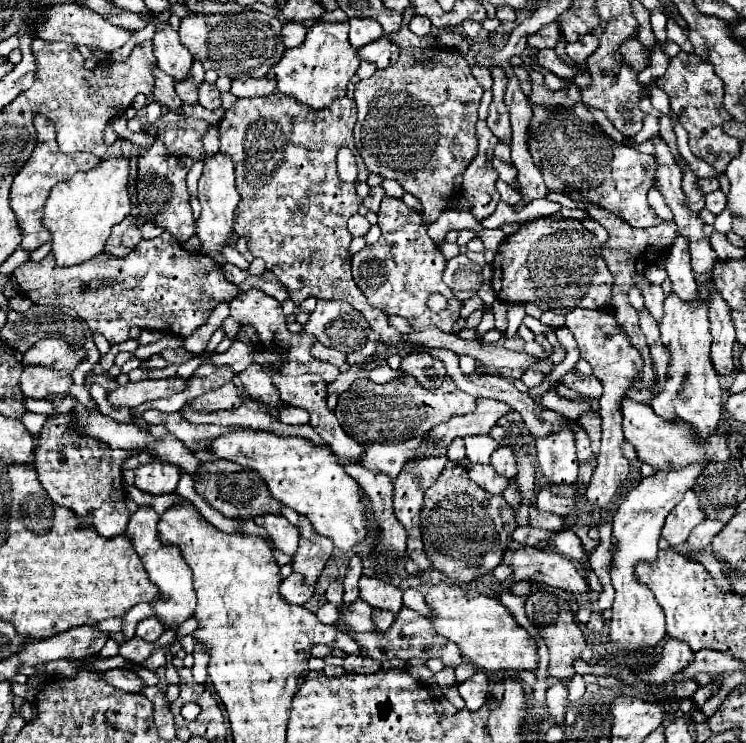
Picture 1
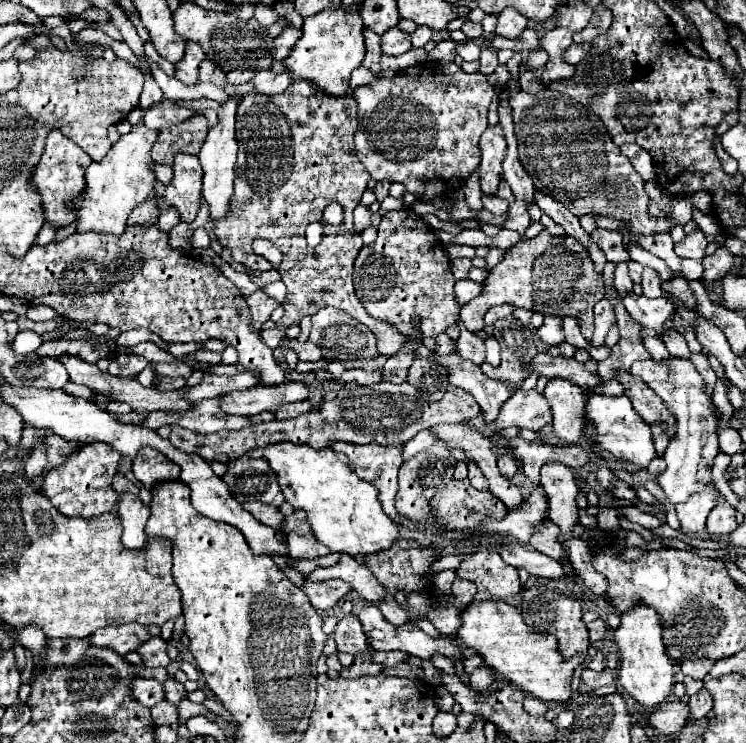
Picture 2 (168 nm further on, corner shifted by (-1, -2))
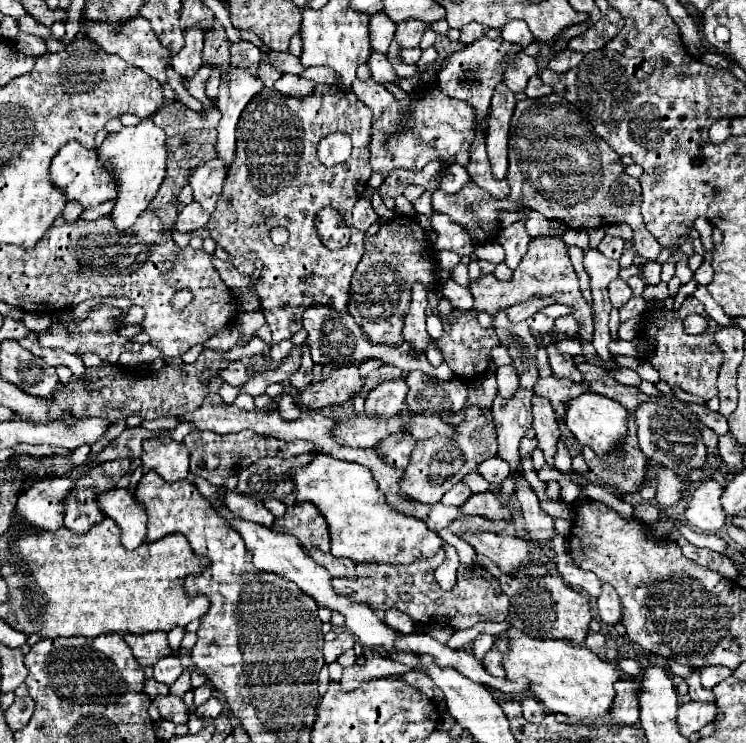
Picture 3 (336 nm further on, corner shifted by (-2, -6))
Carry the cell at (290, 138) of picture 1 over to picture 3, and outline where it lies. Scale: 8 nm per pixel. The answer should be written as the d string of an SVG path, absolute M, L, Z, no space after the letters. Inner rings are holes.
M316 84L314 94L308 94L308 98L292 98L292 96L284 96L284 94L276 92L276 90L264 88L260 94L256 94L256 98L252 98L252 102L248 102L248 106L244 108L244 114L242 114L240 120L238 120L236 158L234 158L234 162L232 162L232 166L230 166L230 170L228 170L228 176L226 176L226 182L224 182L224 190L222 190L222 194L220 194L220 198L218 198L218 206L216 206L216 210L212 212L212 216L210 216L208 224L206 224L206 228L208 228L210 236L212 236L212 240L214 240L218 246L222 246L230 256L236 258L236 256L242 256L242 254L246 254L246 252L254 252L256 258L262 262L262 270L260 270L256 294L258 294L258 298L260 298L260 304L262 304L262 312L264 312L264 316L266 316L266 322L268 322L270 328L272 328L272 344L278 344L280 340L290 340L290 338L302 328L302 314L304 314L304 310L310 308L310 306L314 306L314 304L330 306L330 308L334 308L334 310L338 310L338 312L342 312L342 314L348 312L350 280L352 280L354 268L356 268L356 264L360 262L362 252L364 252L364 232L360 232L360 230L356 230L354 226L350 226L350 216L352 216L350 212L352 212L352 206L362 198L362 194L364 194L364 190L366 190L366 186L368 186L368 180L370 180L370 162L368 162L368 158L370 158L370 152L368 152L370 122L372 122L372 110L368 110L368 106L364 106L364 104L358 102L358 100L350 100L350 98L348 98L344 92L340 92L336 86L328 86L328 84ZM338 130L340 130L340 132L346 132L346 134L354 134L354 148L352 148L352 154L350 154L350 158L348 158L346 162L328 168L328 166L324 166L324 164L318 160L316 146L318 146L318 142L320 142L324 136L332 134L332 132L338 132ZM326 206L332 206L334 210L338 210L338 212L342 214L342 218L346 220L346 224L350 226L350 232L352 232L350 244L348 244L346 248L338 250L338 252L328 250L328 248L322 244L322 240L320 240L320 236L318 236L318 232L316 232L316 216L318 216L318 210L322 210L322 208L326 208ZM274 224L280 224L280 226L284 226L284 228L290 232L288 242L282 244L282 246L272 244L272 240L268 238L268 230L270 230Z

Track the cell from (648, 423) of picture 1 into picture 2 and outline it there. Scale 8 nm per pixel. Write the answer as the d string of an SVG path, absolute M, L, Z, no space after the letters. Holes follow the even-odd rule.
M591 390L585 402L585 436L615 458L629 460L641 468L647 468L647 464L657 456L651 438L651 426L639 422L639 416L635 414L627 396L607 396Z

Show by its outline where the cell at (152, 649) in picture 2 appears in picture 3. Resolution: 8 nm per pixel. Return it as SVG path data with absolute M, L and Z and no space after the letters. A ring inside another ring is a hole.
M168 656L168 658L160 658L160 662L156 662L154 666L154 680L164 682L164 684L172 684L178 676L182 674L182 662L178 656Z

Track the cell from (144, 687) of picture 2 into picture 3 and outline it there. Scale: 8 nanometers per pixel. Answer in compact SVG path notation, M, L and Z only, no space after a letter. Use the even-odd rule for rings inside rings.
M158 694L158 696L152 698L152 704L158 708L158 712L164 720L170 720L174 724L186 724L190 712L186 710L180 696L174 696L174 694L162 696L162 694Z

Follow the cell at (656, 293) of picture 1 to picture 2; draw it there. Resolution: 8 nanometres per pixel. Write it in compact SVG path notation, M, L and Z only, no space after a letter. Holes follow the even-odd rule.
M645 268L643 270L641 286L643 286L643 294L647 298L661 298L663 296L663 292L661 292L661 278L659 278L657 270L653 270L653 268Z

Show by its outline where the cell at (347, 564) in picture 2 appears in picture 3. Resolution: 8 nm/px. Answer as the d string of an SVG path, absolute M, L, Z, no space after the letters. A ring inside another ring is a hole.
M310 550L308 552L310 554L310 558L316 562L316 564L320 564L320 566L324 566L328 572L330 572L330 576L336 576L336 578L356 578L356 564L352 562L352 560L348 560L348 558L334 558L330 552L320 552L320 550Z

